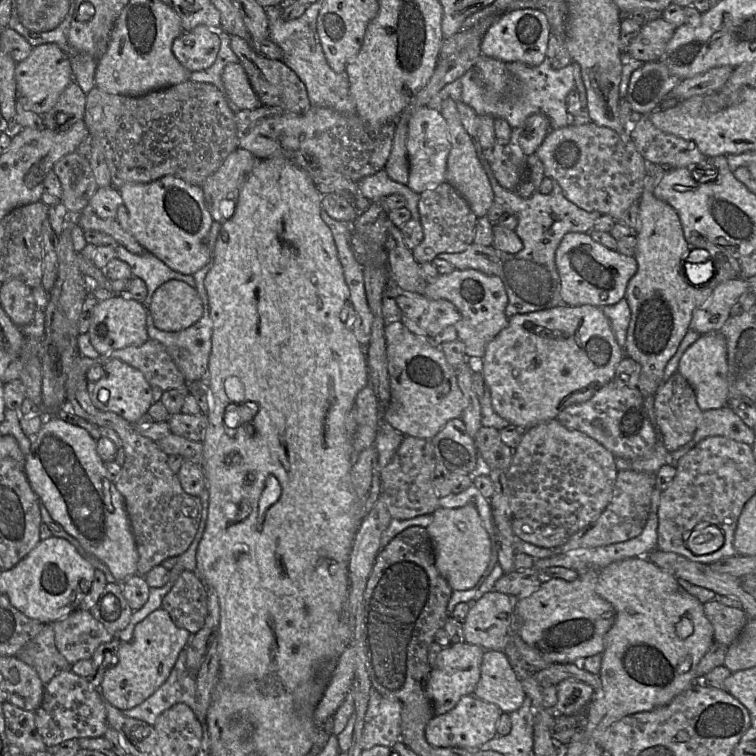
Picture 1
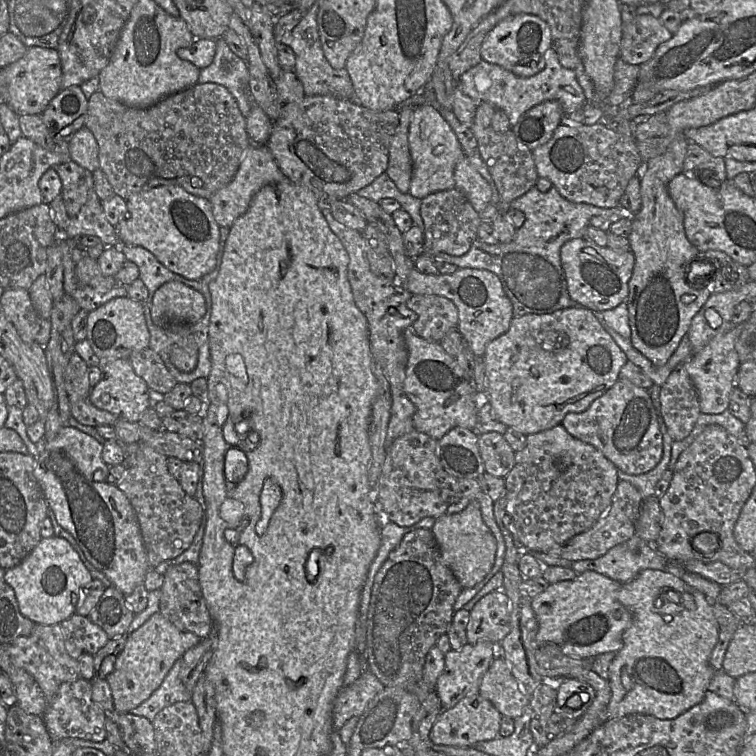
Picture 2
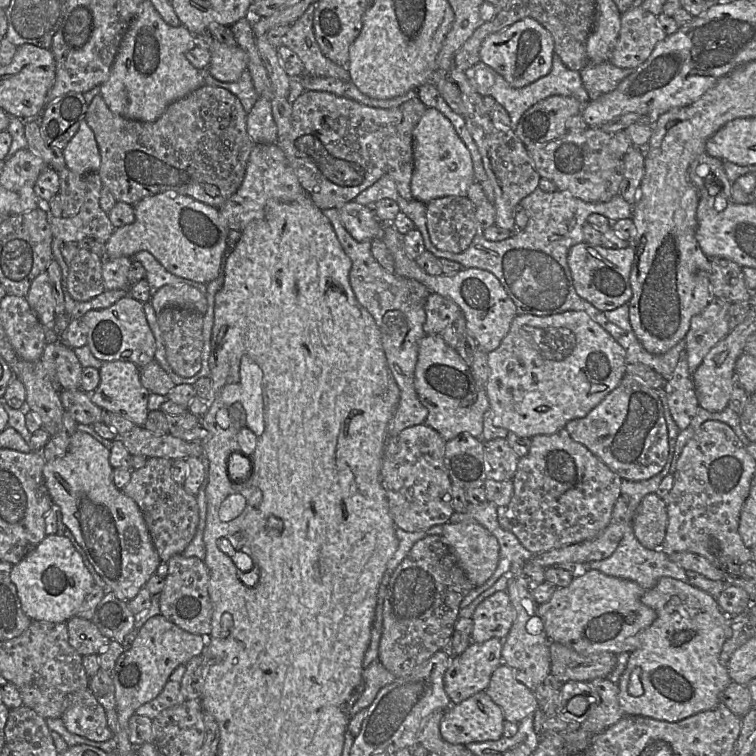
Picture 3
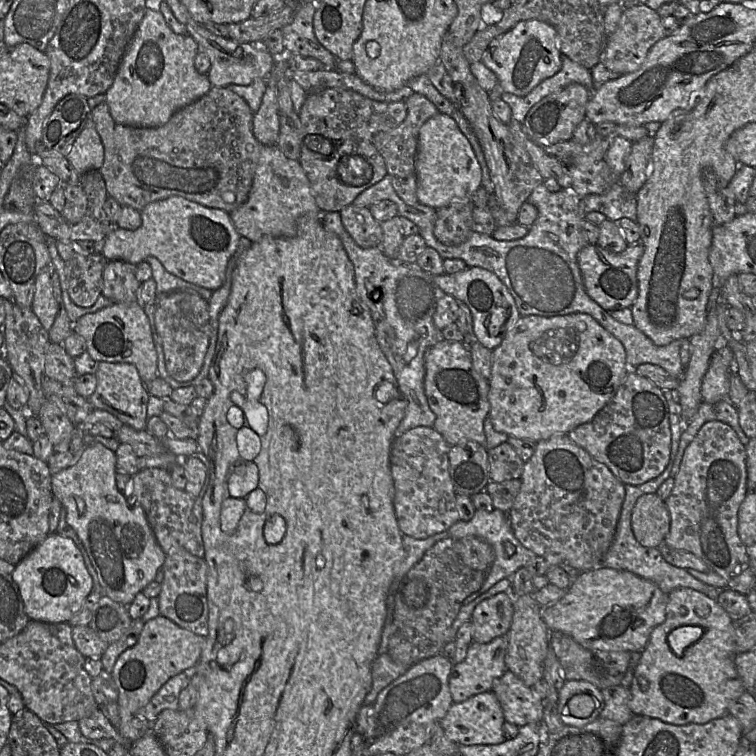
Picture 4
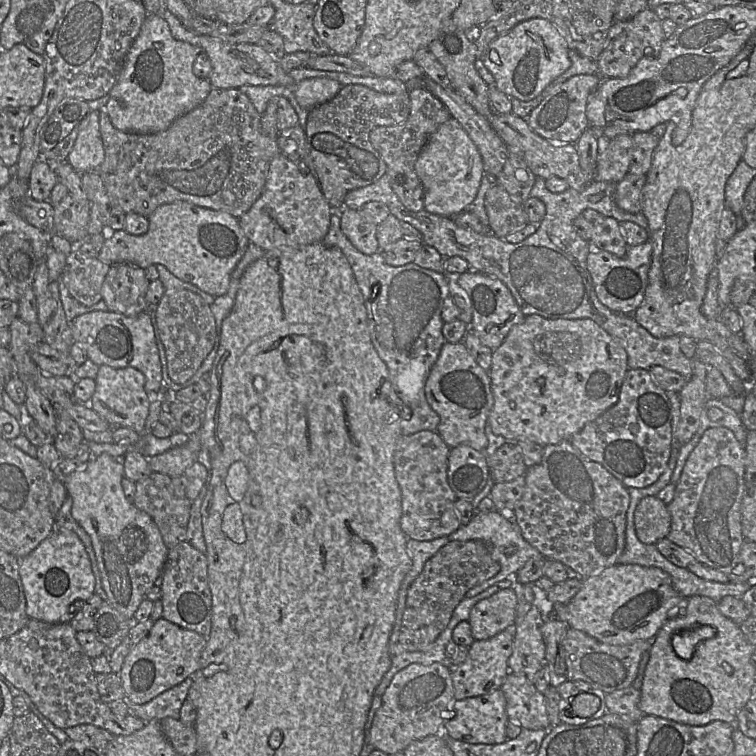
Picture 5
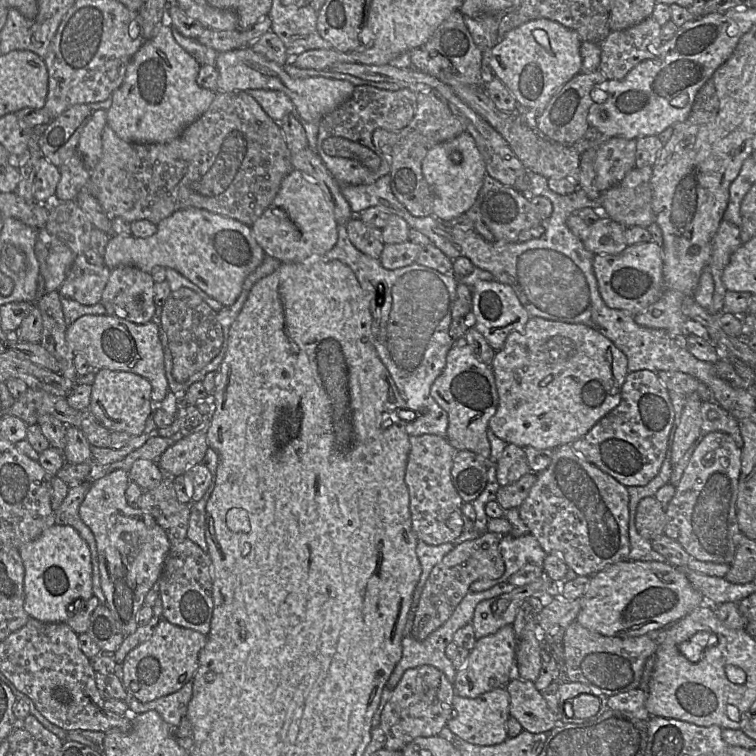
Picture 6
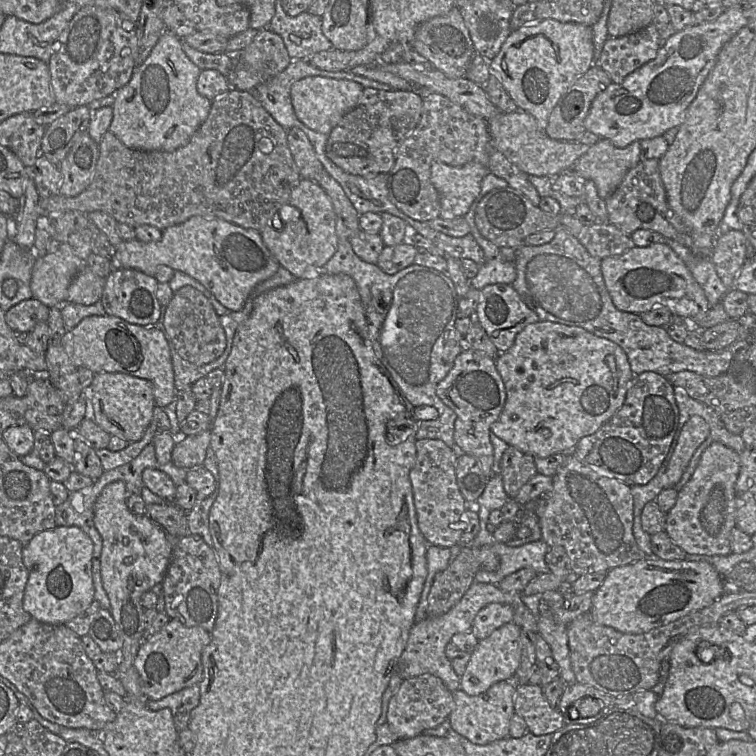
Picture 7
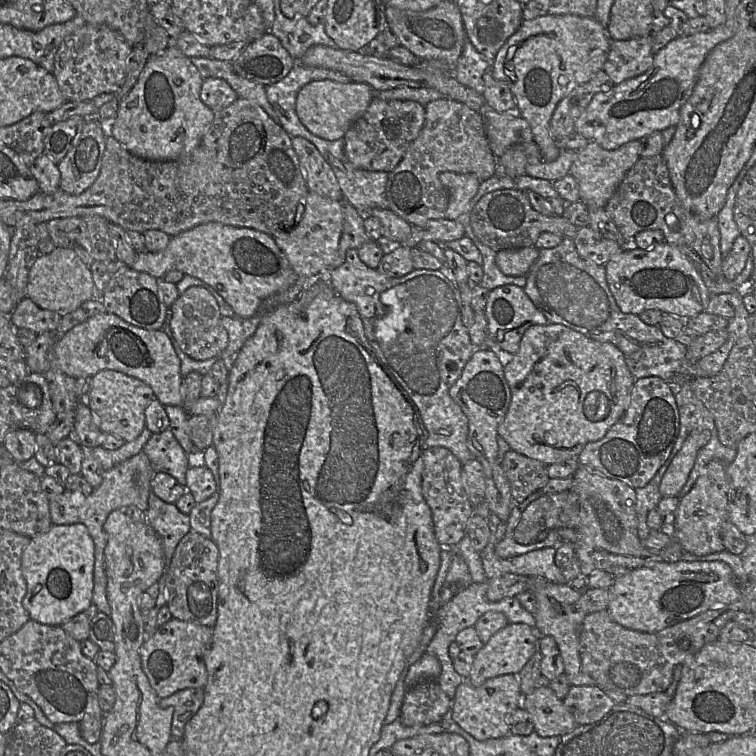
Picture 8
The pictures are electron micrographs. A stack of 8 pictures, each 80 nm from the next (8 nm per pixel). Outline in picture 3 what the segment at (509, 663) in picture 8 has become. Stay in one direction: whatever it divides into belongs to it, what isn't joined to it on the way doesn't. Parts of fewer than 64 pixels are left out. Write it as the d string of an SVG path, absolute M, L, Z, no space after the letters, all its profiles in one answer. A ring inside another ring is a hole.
M491 638L483 643L472 642L460 655L451 658L449 667L444 674L444 689L450 698L451 705L456 705L470 696L485 691L491 676L502 661L503 640Z

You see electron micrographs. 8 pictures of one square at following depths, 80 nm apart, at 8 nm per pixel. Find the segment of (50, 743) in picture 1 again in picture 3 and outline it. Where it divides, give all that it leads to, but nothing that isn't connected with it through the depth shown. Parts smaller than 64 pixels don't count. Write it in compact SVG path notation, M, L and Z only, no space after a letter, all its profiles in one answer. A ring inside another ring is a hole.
M89 689L77 691L61 716L66 729L84 738L104 742L114 738L106 720L106 711Z

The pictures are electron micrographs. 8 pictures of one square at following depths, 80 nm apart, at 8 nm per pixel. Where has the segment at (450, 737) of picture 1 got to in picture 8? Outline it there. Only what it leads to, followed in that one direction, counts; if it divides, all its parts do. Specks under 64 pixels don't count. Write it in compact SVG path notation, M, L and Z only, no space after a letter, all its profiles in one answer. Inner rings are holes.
M506 674L486 680L480 686L463 681L452 699L452 719L478 741L502 738L510 734L509 717L521 706L522 694L518 676Z

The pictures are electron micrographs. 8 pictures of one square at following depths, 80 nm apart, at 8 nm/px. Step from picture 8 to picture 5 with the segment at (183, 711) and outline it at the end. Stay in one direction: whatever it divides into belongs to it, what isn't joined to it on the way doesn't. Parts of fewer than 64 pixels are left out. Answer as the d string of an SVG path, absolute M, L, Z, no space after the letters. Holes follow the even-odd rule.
M187 677L180 684L162 692L146 703L128 703L127 712L145 722L160 721L165 717L179 719L181 707L188 696L192 683L192 678Z

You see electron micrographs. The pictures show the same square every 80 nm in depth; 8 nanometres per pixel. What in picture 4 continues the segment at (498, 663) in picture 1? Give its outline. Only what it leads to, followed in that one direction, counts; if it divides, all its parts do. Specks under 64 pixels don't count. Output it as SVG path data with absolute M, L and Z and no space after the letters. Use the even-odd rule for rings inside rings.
M510 670L494 681L491 691L501 704L505 721L518 727L542 722L544 700Z

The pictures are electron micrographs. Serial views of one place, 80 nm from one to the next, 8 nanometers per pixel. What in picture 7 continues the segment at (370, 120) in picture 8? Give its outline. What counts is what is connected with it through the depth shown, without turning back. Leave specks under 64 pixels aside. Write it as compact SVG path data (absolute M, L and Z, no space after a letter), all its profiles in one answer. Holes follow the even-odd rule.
M364 88L357 105L329 133L327 157L345 172L358 176L388 174L395 163L395 149L413 132L421 119L422 98L412 90Z

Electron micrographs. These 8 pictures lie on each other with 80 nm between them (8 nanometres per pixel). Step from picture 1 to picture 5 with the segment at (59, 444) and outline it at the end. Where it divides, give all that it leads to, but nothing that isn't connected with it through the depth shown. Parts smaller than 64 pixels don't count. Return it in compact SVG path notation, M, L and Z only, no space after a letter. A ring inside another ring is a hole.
M103 453L92 457L83 470L69 474L63 484L68 496L72 498L72 517L91 539L107 601L123 617L134 618L134 613L145 598L146 591L154 586L154 582L159 576L162 576L169 549L152 518L127 500L122 488L123 477L123 457L112 457Z

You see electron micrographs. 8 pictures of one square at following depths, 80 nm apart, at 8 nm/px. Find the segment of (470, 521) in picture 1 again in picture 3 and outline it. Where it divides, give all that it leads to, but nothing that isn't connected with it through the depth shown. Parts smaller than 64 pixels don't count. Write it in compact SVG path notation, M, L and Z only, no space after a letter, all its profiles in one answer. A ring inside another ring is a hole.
M448 522L441 537L474 587L491 577L499 560L499 544L486 528L474 522Z

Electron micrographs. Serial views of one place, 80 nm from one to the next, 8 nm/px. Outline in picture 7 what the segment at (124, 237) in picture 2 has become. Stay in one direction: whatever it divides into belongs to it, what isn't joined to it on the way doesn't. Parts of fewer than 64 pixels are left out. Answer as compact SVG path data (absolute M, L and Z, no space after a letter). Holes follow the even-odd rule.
M193 216L181 224L161 231L161 239L154 242L142 242L137 239L122 240L117 247L114 247L110 257L113 268L135 269L154 277L160 266L168 266L200 282L229 311L239 311L254 287L272 277L280 267L265 246L260 232L223 219Z

